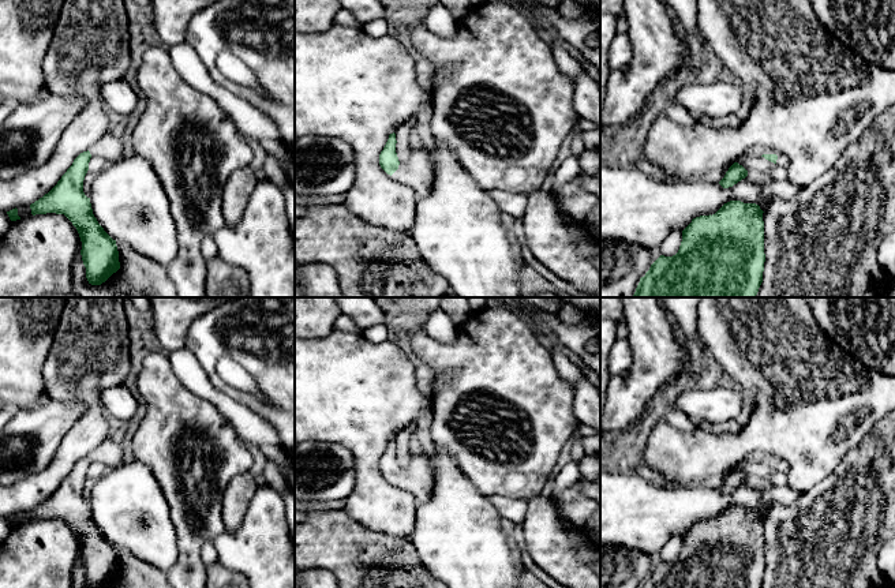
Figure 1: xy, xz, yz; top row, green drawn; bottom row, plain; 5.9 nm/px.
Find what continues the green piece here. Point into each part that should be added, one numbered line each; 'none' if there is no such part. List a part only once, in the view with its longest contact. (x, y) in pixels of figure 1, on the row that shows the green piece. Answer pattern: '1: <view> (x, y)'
1: yz (782, 160)

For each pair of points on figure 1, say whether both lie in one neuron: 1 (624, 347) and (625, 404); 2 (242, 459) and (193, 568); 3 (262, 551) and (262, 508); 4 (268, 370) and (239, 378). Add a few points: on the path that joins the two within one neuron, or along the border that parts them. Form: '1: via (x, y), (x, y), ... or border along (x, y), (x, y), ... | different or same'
1: border along (628, 339), (632, 352), (632, 366), (629, 370) | different
2: via (213, 482), (188, 509), (190, 539) | same
3: via (262, 540), (262, 519) | same
4: border along (224, 356), (238, 362), (248, 373), (261, 399) | different

